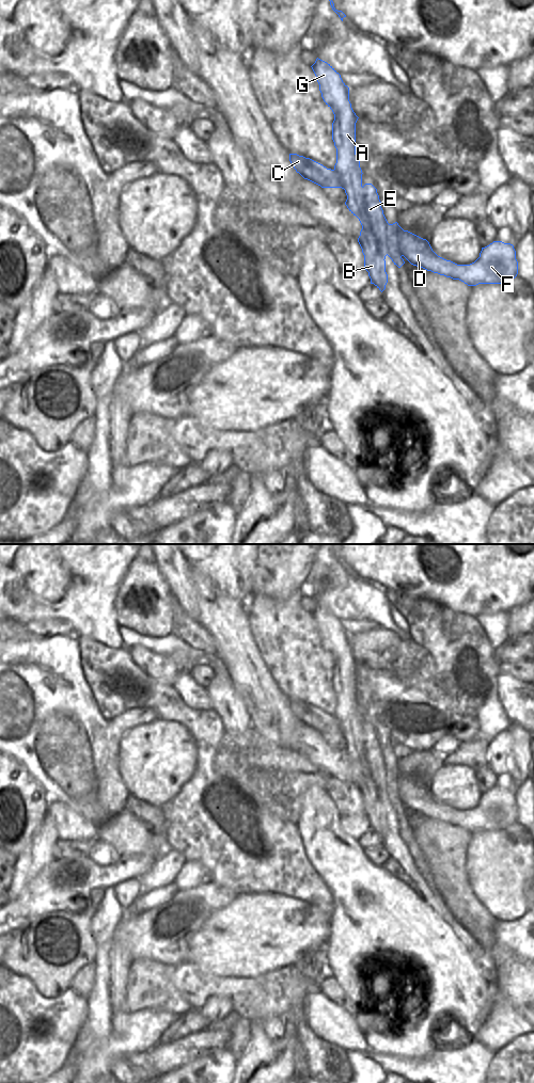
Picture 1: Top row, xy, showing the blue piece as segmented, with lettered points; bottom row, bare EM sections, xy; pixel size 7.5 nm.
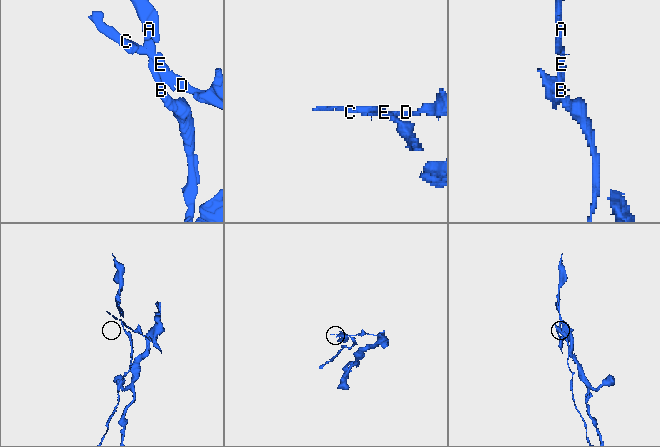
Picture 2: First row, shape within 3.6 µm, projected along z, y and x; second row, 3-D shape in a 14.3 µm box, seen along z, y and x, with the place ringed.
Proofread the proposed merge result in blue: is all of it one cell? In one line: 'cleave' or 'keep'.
cleave

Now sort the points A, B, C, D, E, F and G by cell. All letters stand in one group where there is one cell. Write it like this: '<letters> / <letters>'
A B G / C D E F

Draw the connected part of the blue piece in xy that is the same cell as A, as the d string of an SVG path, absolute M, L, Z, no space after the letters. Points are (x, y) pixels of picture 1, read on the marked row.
M318 58L311 67L317 78L321 97L334 114L332 123L332 140L336 148L334 171L347 187L345 205L362 225L358 242L364 255L364 269L368 272L371 284L382 292L388 283L388 274L386 260L381 255L381 244L368 223L361 219L360 203L356 201L356 195L361 195L363 188L363 173L356 155L356 123L359 117L351 108L349 87L343 82L341 75Z

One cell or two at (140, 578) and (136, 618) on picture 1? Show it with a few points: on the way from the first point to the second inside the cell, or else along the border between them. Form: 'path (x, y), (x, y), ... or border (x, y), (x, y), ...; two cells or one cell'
path (156, 587), (161, 599), (158, 612), (152, 616); one cell

